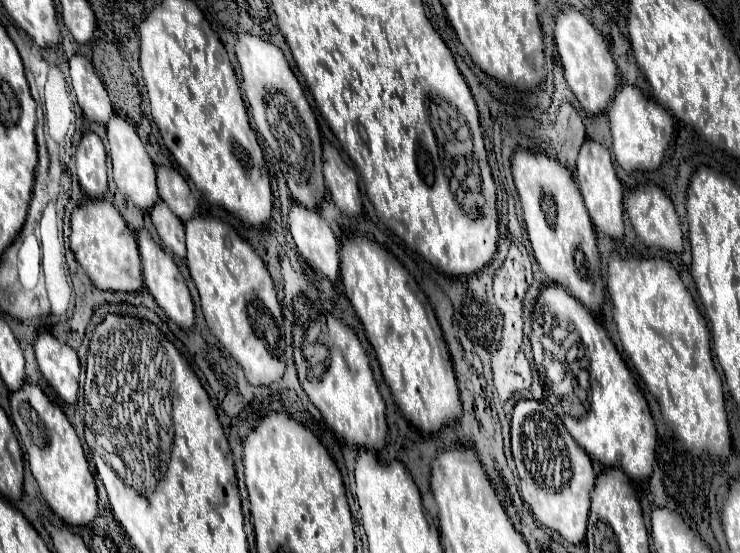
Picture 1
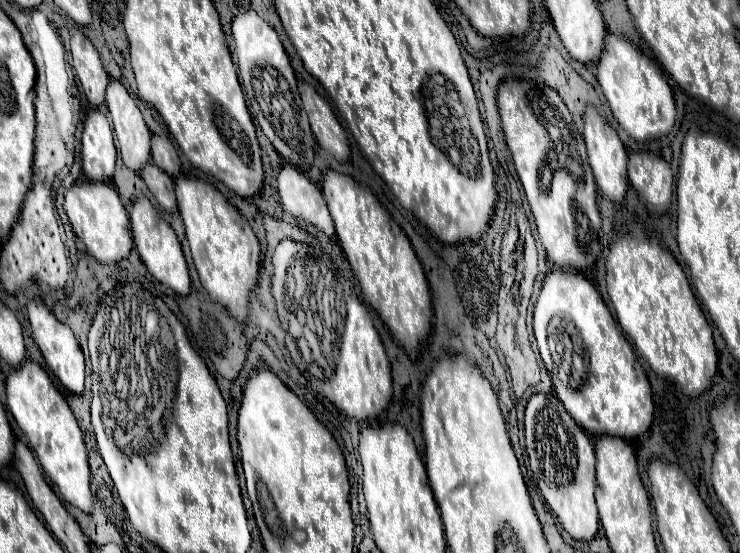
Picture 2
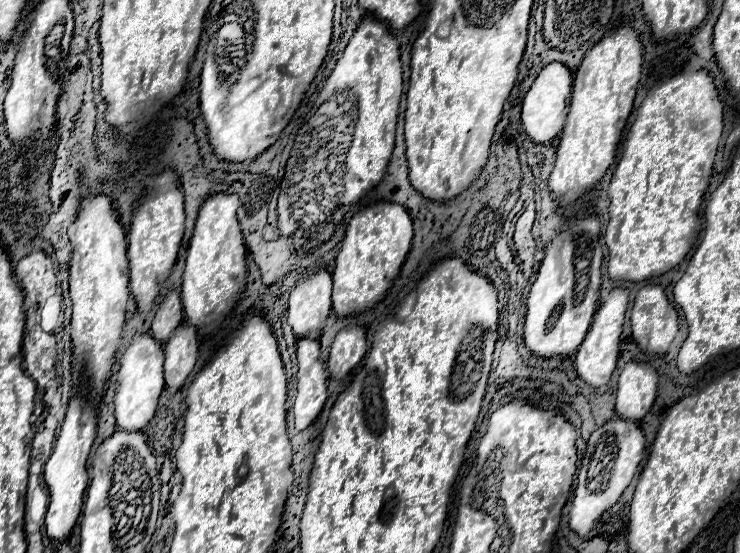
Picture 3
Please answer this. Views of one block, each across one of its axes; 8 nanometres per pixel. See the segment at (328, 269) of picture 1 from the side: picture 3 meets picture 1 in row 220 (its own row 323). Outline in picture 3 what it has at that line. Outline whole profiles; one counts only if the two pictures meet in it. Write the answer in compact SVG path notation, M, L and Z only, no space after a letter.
M320 270L310 280L294 286L286 320L298 338L320 338L332 310L332 276Z

